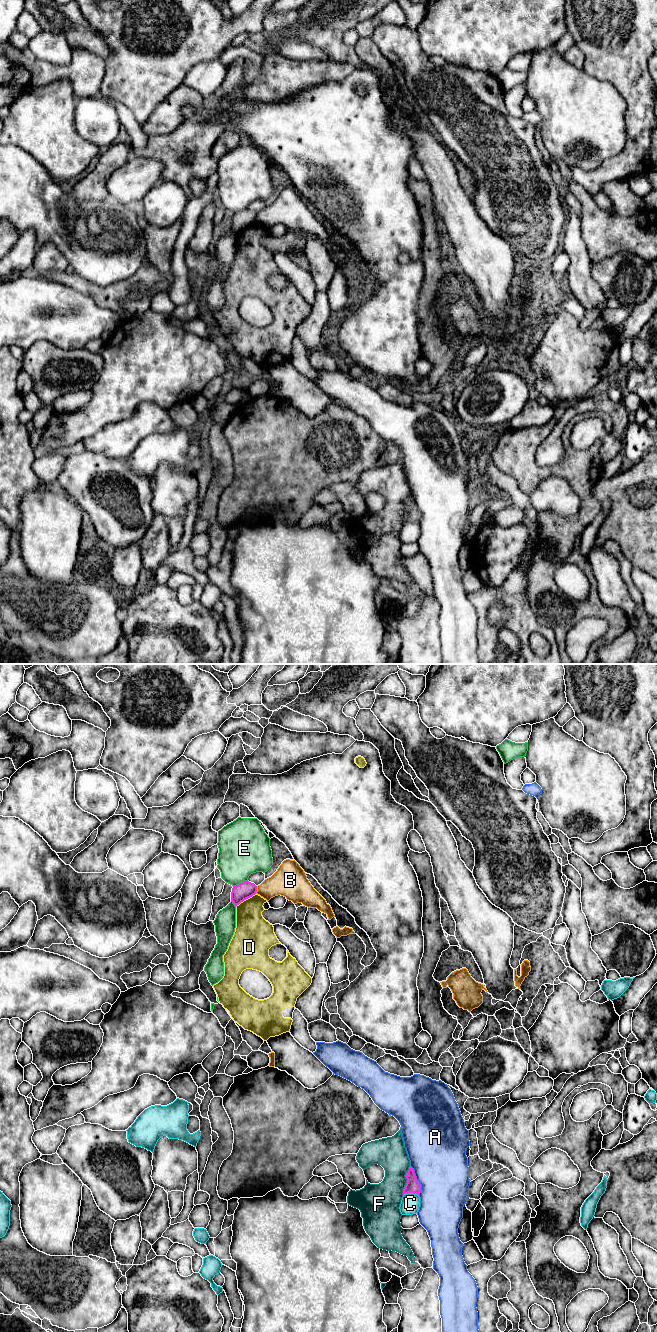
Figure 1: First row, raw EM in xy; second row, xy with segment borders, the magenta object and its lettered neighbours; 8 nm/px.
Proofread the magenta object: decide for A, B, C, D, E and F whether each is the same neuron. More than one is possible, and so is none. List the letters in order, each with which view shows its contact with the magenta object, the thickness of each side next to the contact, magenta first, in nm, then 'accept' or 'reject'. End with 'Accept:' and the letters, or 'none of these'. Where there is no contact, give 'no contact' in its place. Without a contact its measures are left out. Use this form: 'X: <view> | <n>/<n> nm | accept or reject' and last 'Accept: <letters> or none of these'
A: xy | 110/440 nm | reject
B: xy | 140/220 nm | reject
C: xy | 110/160 nm | reject
D: xy | 140/260 nm | reject
E: xy | 140/380 nm | reject
F: xy | 110/280 nm | reject
Accept: none of these

